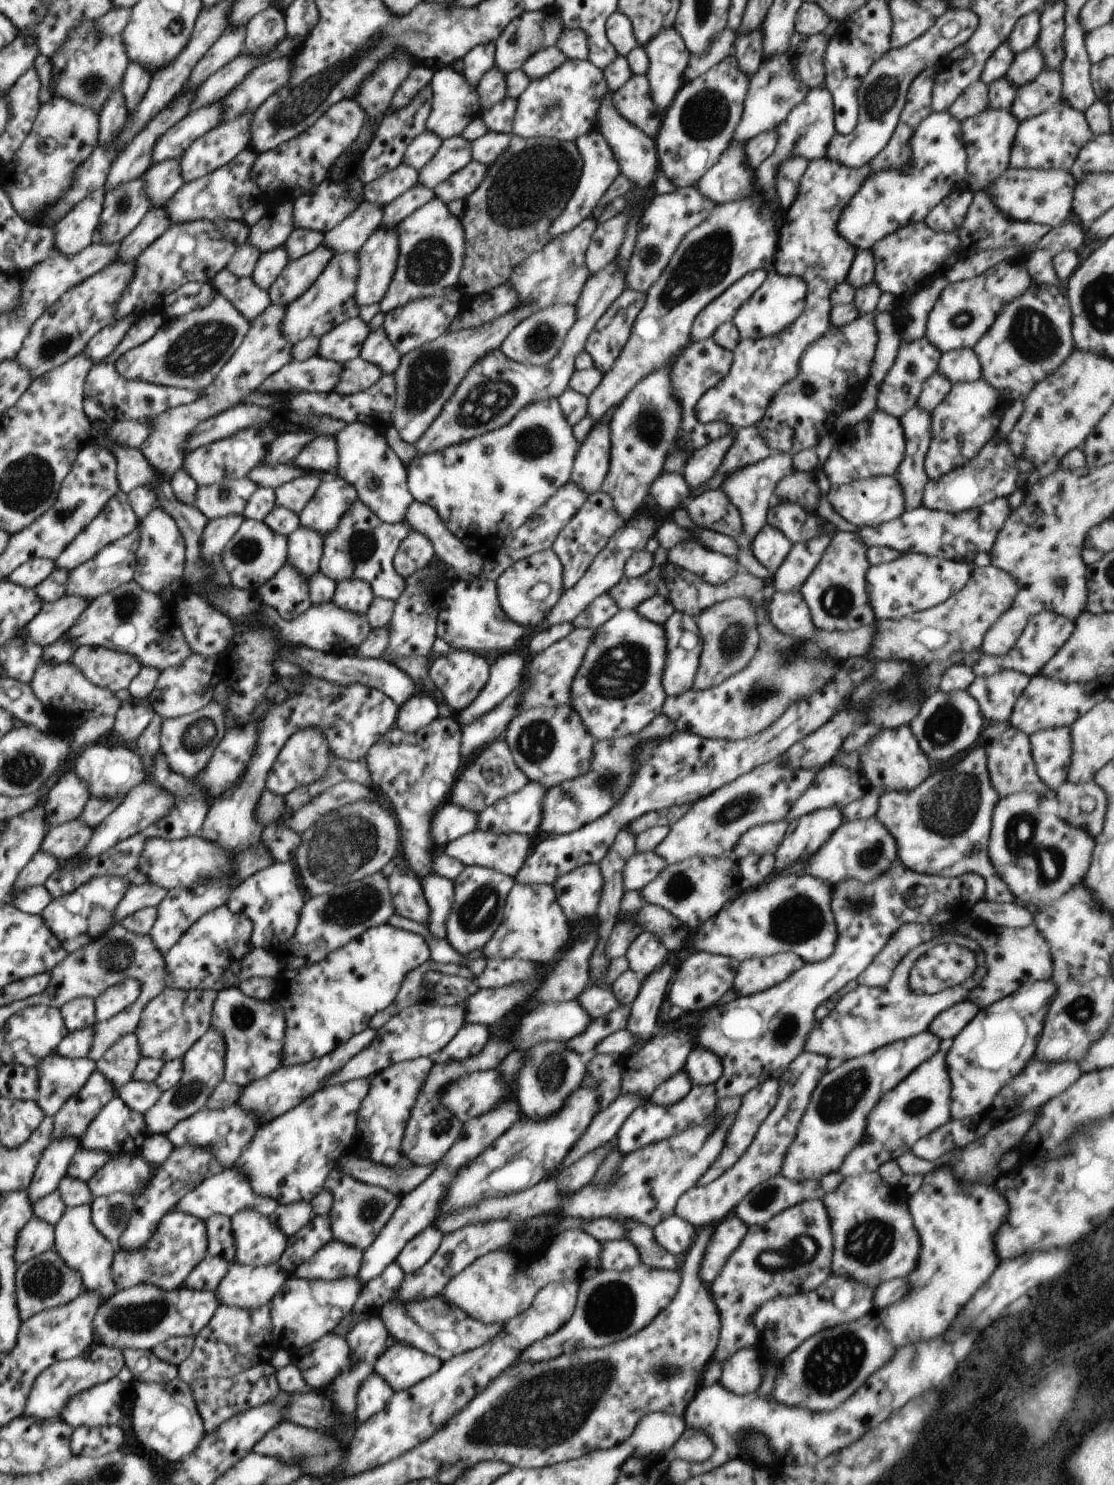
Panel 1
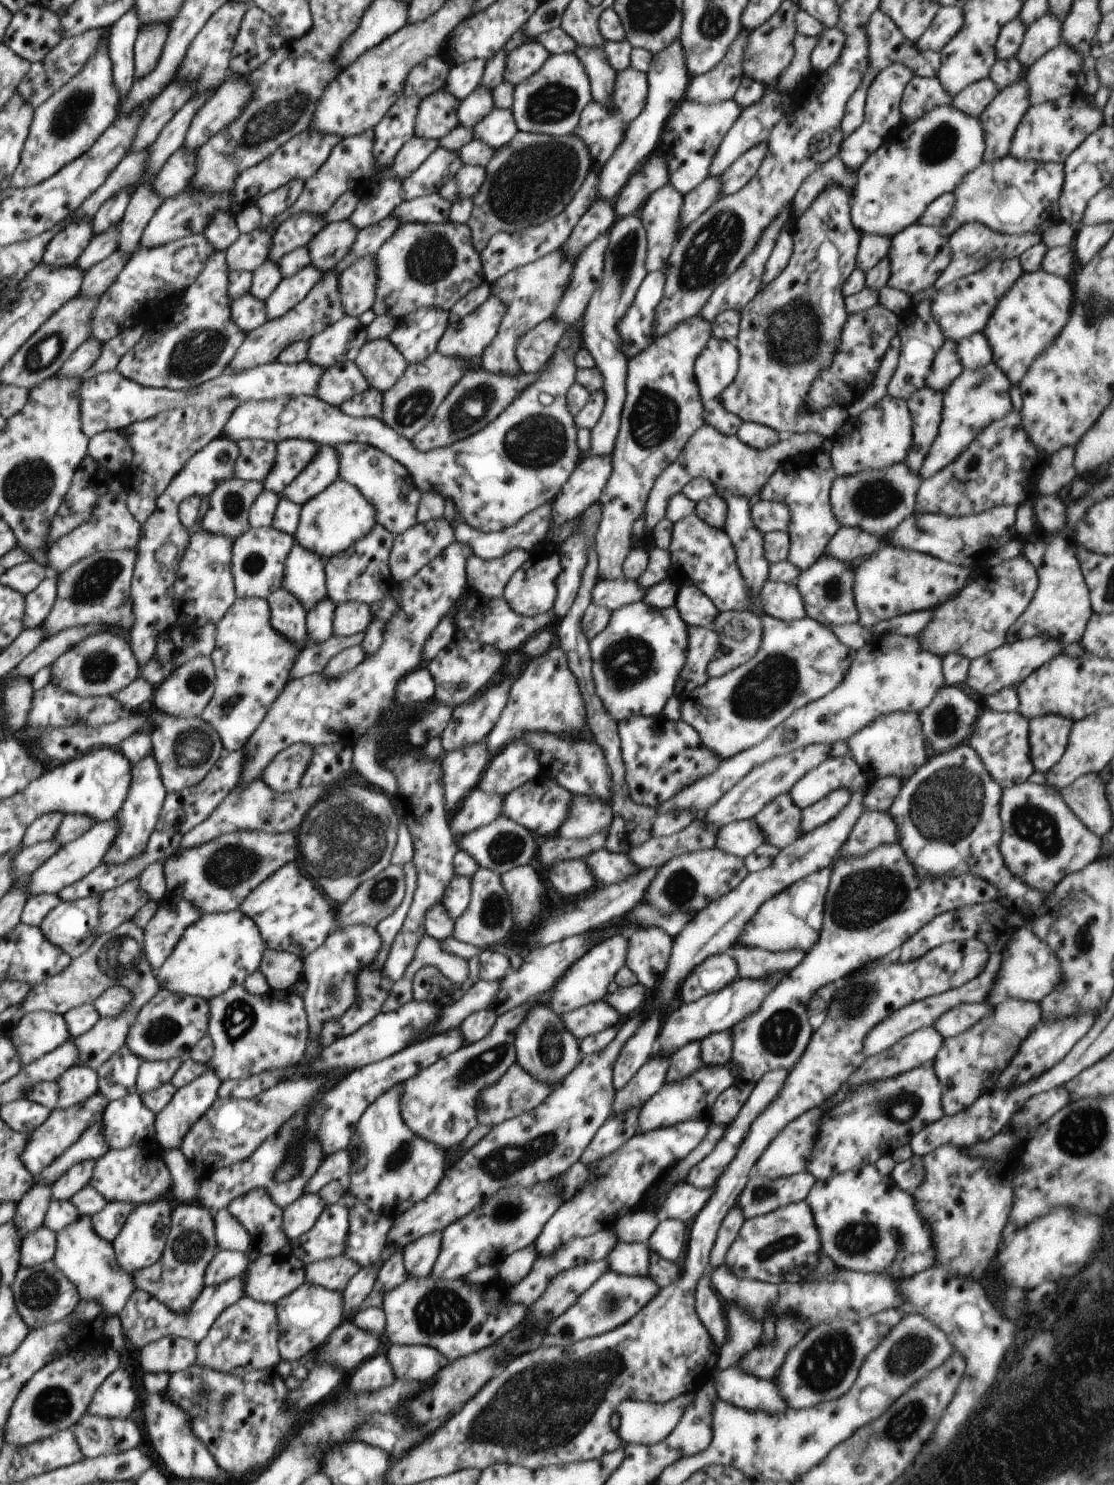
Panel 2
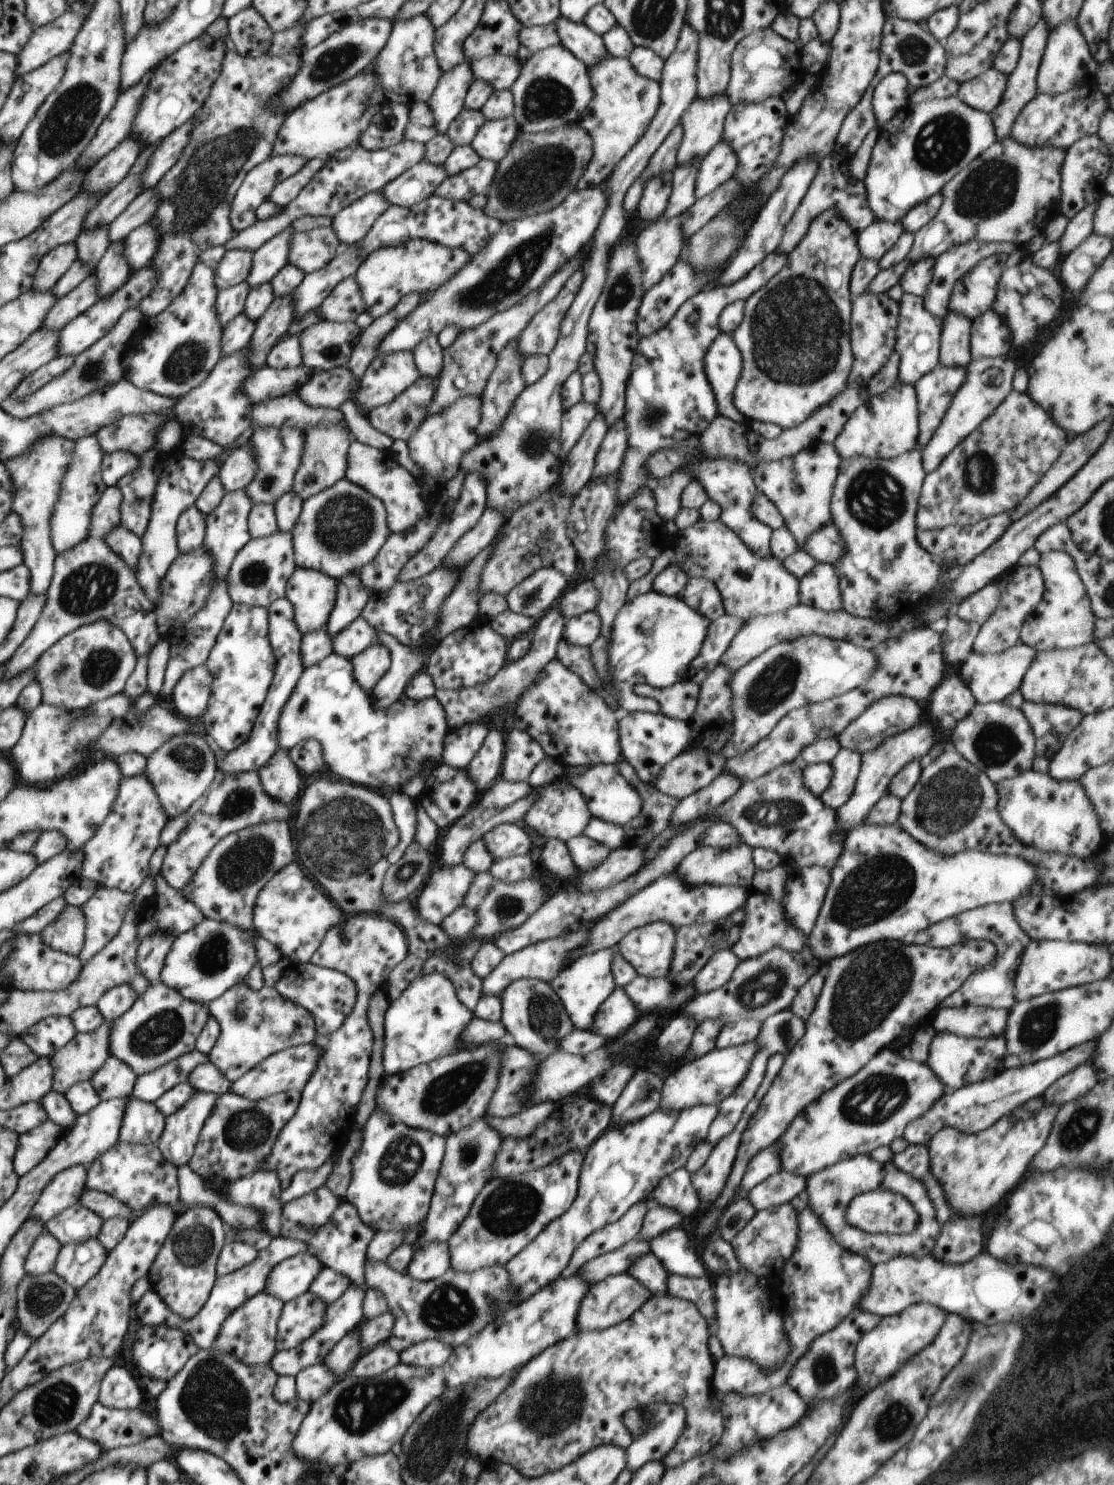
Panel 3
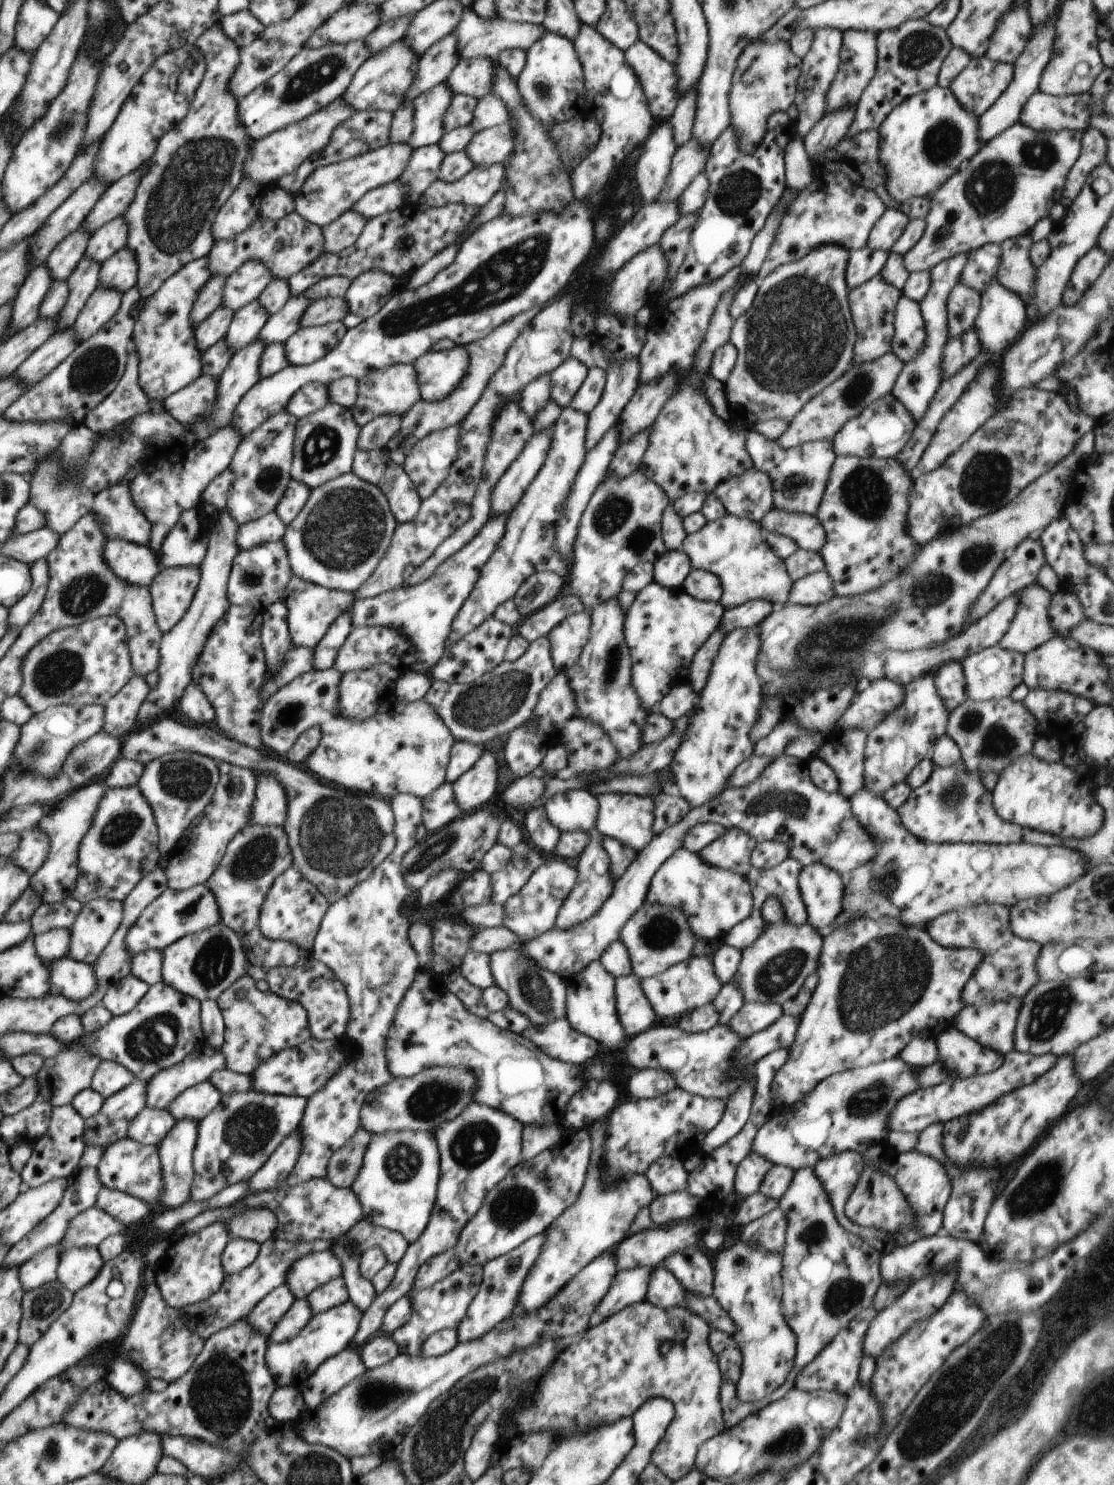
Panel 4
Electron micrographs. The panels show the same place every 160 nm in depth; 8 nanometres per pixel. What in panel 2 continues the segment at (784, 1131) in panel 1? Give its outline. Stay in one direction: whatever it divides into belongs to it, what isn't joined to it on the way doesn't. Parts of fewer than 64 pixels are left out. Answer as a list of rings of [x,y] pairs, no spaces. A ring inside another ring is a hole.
[[[686,1181],[678,1182],[669,1193],[660,1210],[661,1216],[667,1219],[692,1221],[709,1202],[713,1188],[698,1189]]]

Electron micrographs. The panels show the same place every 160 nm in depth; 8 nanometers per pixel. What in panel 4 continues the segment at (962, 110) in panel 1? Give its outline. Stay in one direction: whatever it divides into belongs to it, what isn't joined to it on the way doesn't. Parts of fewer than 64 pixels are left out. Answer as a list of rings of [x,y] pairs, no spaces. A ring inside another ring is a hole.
[[[985,55],[978,56],[950,82],[949,90],[966,112],[980,117],[1006,91],[1014,74],[1012,64],[992,62]]]

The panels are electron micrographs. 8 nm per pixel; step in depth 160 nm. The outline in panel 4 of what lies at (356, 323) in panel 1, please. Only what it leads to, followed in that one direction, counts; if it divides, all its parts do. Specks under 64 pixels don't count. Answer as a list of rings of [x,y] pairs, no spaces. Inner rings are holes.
[[[342,321],[323,326],[300,327],[285,342],[284,352],[289,365],[302,366],[321,360],[338,346],[348,332]]]

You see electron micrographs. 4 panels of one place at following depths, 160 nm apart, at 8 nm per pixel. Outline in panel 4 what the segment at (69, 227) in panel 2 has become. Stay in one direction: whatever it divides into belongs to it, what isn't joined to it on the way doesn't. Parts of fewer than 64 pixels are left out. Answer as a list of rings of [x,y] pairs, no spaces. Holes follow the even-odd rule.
[[[46,263],[36,266],[30,276],[26,278],[24,284],[14,300],[10,314],[10,321],[7,326],[12,328],[12,332],[18,334],[24,328],[28,328],[38,317],[38,308],[46,297],[46,292],[52,286],[52,276]]]

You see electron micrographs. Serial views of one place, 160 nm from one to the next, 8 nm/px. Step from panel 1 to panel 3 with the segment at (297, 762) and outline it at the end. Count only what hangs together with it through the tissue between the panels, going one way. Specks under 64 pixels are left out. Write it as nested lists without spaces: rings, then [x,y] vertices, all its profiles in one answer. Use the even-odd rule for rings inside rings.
[[[279,749],[257,772],[261,786],[270,798],[286,806],[296,805],[302,778],[298,768],[290,760],[288,751]]]

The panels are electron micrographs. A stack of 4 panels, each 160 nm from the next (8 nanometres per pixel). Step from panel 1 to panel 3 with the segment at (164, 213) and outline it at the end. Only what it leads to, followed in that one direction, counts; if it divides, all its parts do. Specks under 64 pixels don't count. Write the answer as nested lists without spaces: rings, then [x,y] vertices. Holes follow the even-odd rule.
[[[92,273],[82,280],[70,294],[60,298],[52,306],[52,310],[46,314],[46,318],[42,322],[42,328],[50,328],[50,330],[60,332],[66,324],[86,312],[98,300],[98,280],[96,280],[96,274]]]

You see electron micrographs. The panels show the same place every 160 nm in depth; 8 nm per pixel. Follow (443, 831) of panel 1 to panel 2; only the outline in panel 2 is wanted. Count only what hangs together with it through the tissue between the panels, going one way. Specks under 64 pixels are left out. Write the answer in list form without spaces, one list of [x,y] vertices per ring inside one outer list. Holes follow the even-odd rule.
[[[472,789],[464,798],[463,802],[450,815],[449,827],[455,836],[465,835],[474,829],[490,824],[496,817],[500,816],[503,797],[491,795]]]

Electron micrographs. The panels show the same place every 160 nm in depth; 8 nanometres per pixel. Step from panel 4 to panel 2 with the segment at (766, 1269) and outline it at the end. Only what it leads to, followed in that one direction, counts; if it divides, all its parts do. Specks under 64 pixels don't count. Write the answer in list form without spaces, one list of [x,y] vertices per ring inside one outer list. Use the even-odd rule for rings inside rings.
[[[722,1301],[725,1319],[728,1318],[728,1338],[720,1350],[720,1368],[724,1370],[726,1366],[732,1366],[734,1362],[738,1362],[738,1358],[742,1358],[748,1350],[752,1350],[760,1336],[762,1336],[762,1324],[754,1322],[752,1318],[748,1318],[746,1314],[734,1310],[734,1306],[726,1304]]]

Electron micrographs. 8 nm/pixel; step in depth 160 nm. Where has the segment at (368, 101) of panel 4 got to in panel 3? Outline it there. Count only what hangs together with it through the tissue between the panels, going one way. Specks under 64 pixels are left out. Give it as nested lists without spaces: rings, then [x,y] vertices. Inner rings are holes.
[[[426,13],[408,20],[398,18],[394,22],[386,46],[371,63],[374,74],[380,80],[384,98],[388,102],[412,106],[417,103],[426,103],[432,96],[438,84],[438,78],[443,74],[433,50],[435,30]]]

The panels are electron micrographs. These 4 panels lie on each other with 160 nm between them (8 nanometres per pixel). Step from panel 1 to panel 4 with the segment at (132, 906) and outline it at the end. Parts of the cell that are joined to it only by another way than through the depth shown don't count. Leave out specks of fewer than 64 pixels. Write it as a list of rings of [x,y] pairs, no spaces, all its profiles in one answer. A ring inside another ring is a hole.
[[[96,898],[86,902],[70,928],[68,954],[76,962],[94,965],[122,922],[122,902]]]

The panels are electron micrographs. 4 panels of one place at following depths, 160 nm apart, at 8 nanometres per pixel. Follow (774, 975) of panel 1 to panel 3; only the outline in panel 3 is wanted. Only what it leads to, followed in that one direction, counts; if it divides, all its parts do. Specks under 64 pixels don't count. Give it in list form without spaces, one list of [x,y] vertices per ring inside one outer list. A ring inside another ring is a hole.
[[[785,864],[770,871],[755,870],[750,887],[747,889],[748,899],[746,900],[740,938],[732,946],[732,952],[738,956],[740,961],[758,958],[774,948],[782,948],[786,952],[800,952],[800,948],[804,948],[804,942],[807,942],[808,939],[807,935],[802,930],[794,928],[786,920],[784,908],[782,908],[788,877],[789,868]]]

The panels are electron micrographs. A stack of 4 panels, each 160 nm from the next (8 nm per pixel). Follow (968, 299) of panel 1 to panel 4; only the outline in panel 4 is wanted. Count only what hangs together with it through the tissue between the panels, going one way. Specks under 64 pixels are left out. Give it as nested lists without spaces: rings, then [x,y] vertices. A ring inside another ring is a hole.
[[[995,243],[986,244],[968,253],[960,282],[982,293],[990,282],[997,280],[996,272],[1000,266],[1000,254],[1001,246]]]

